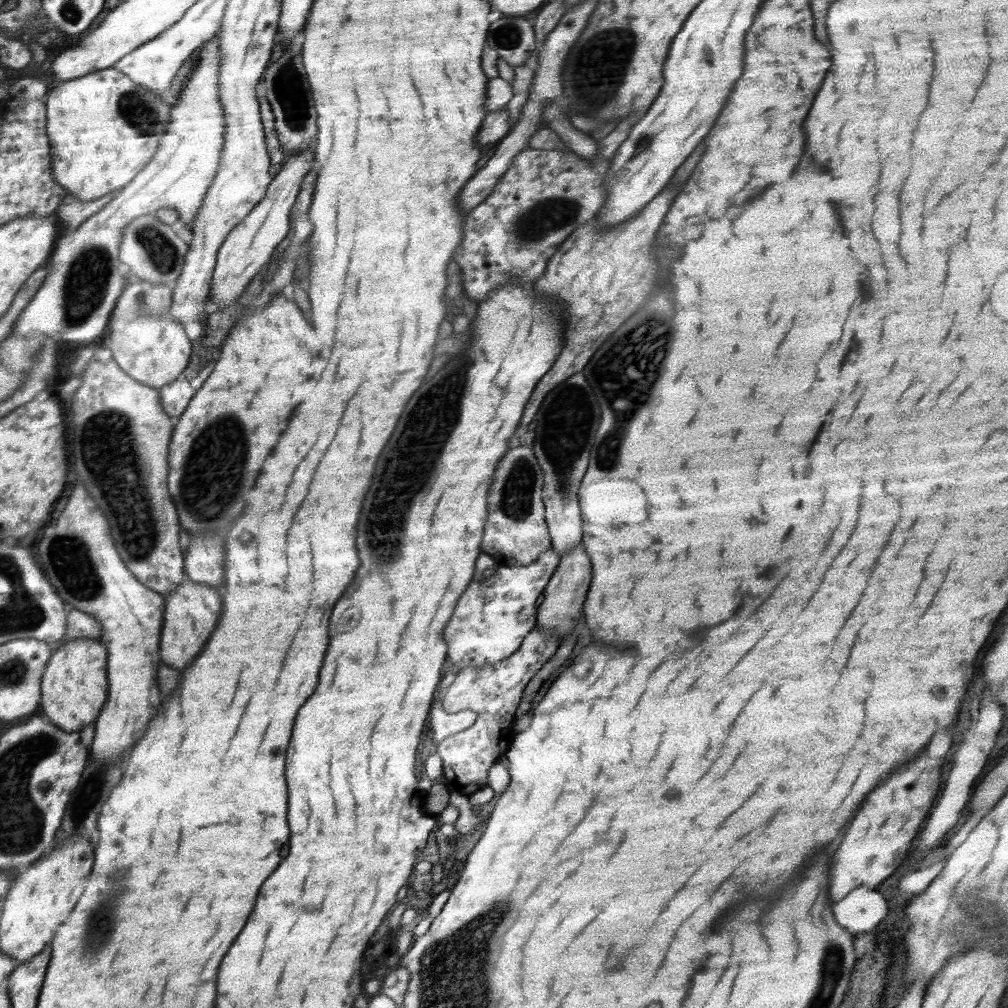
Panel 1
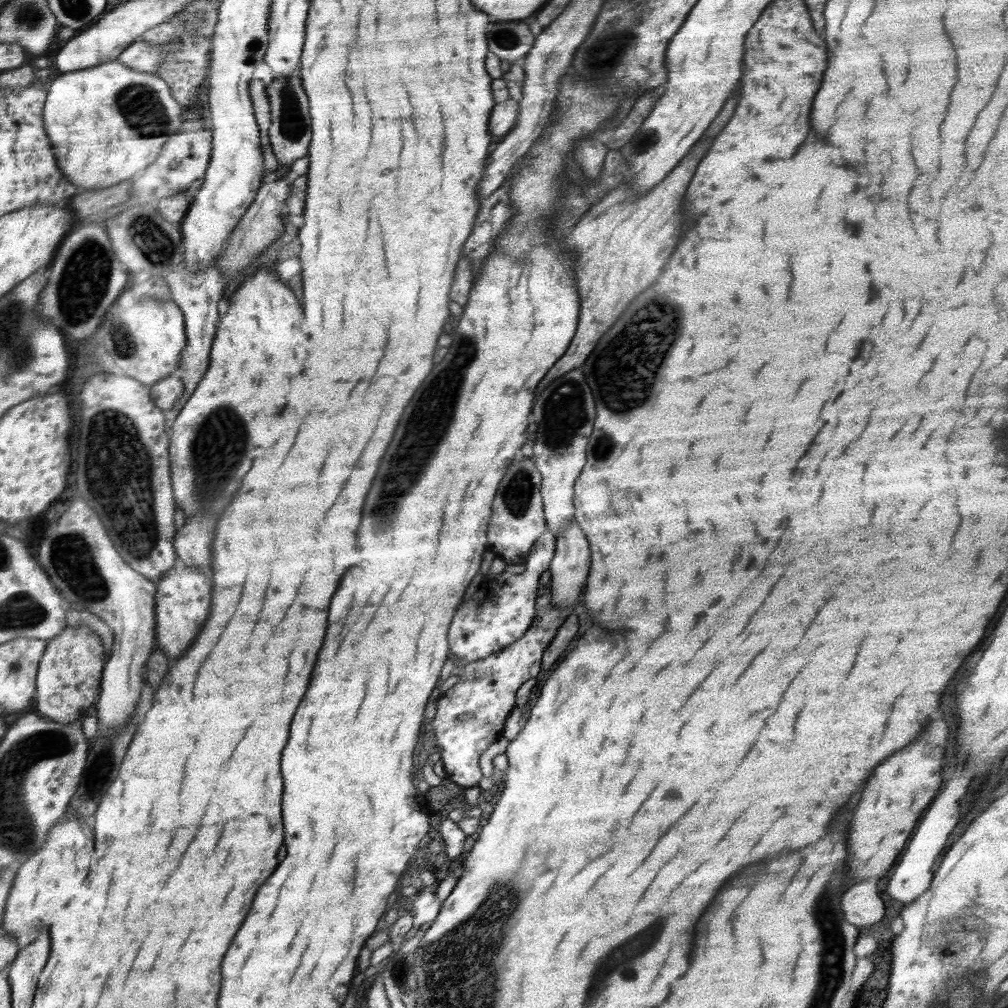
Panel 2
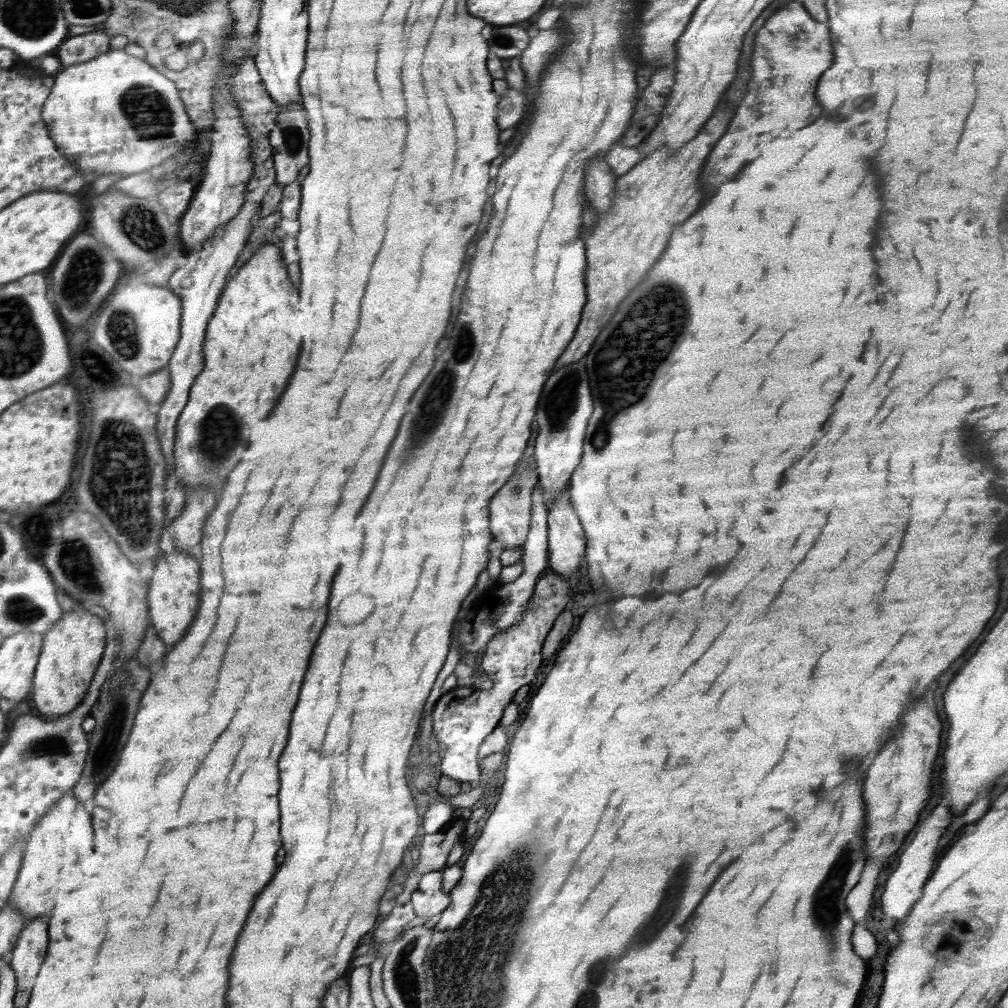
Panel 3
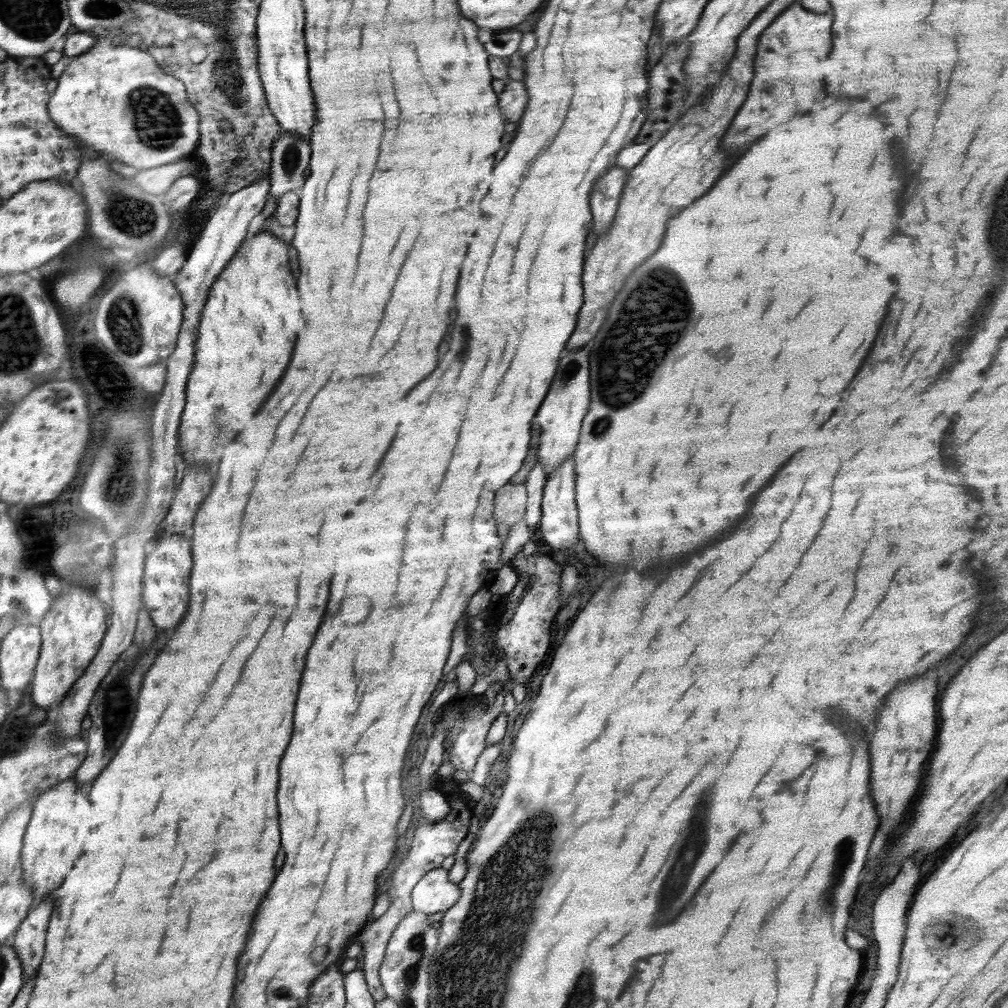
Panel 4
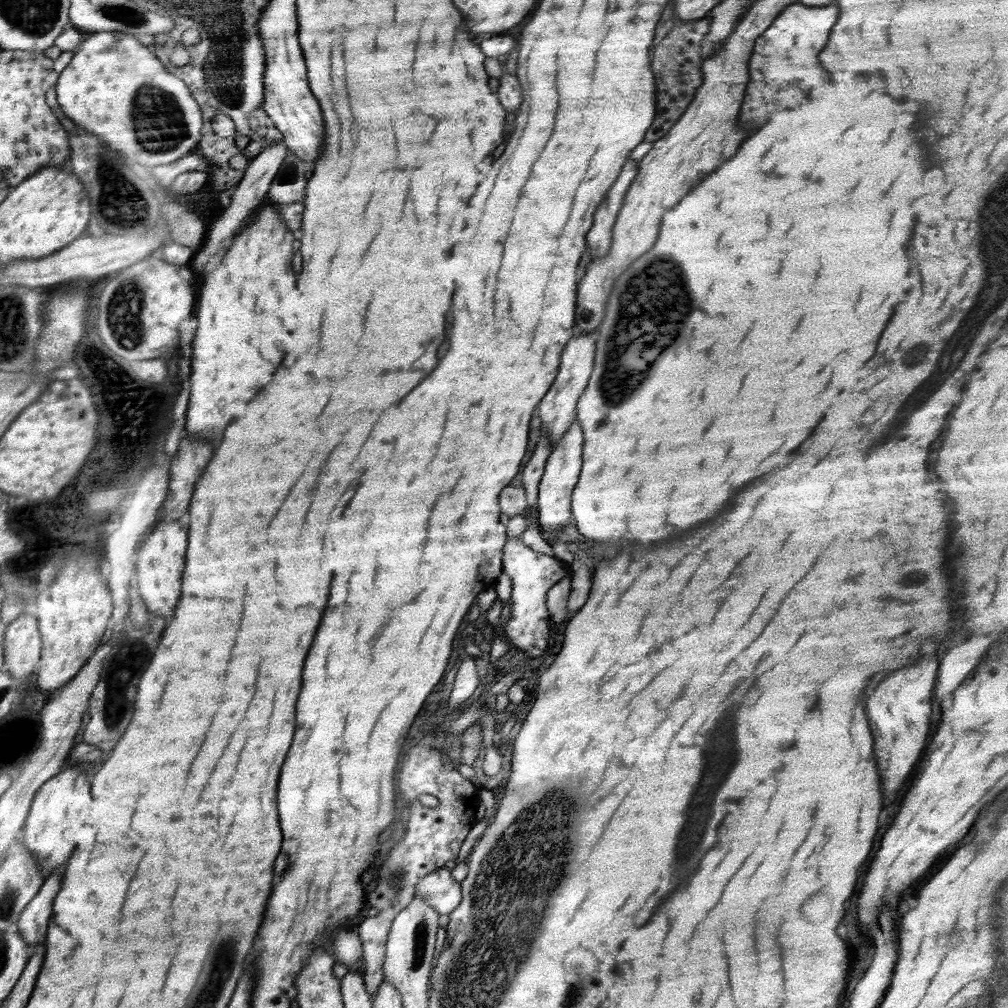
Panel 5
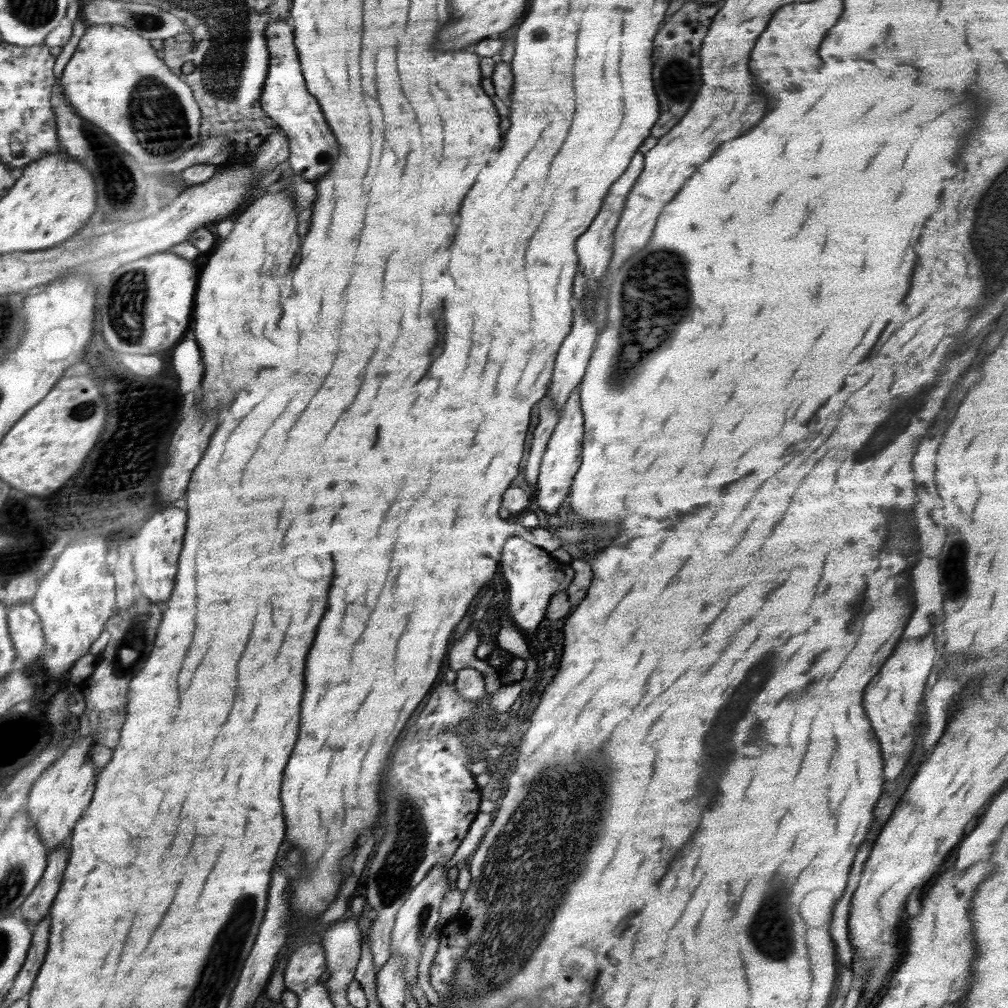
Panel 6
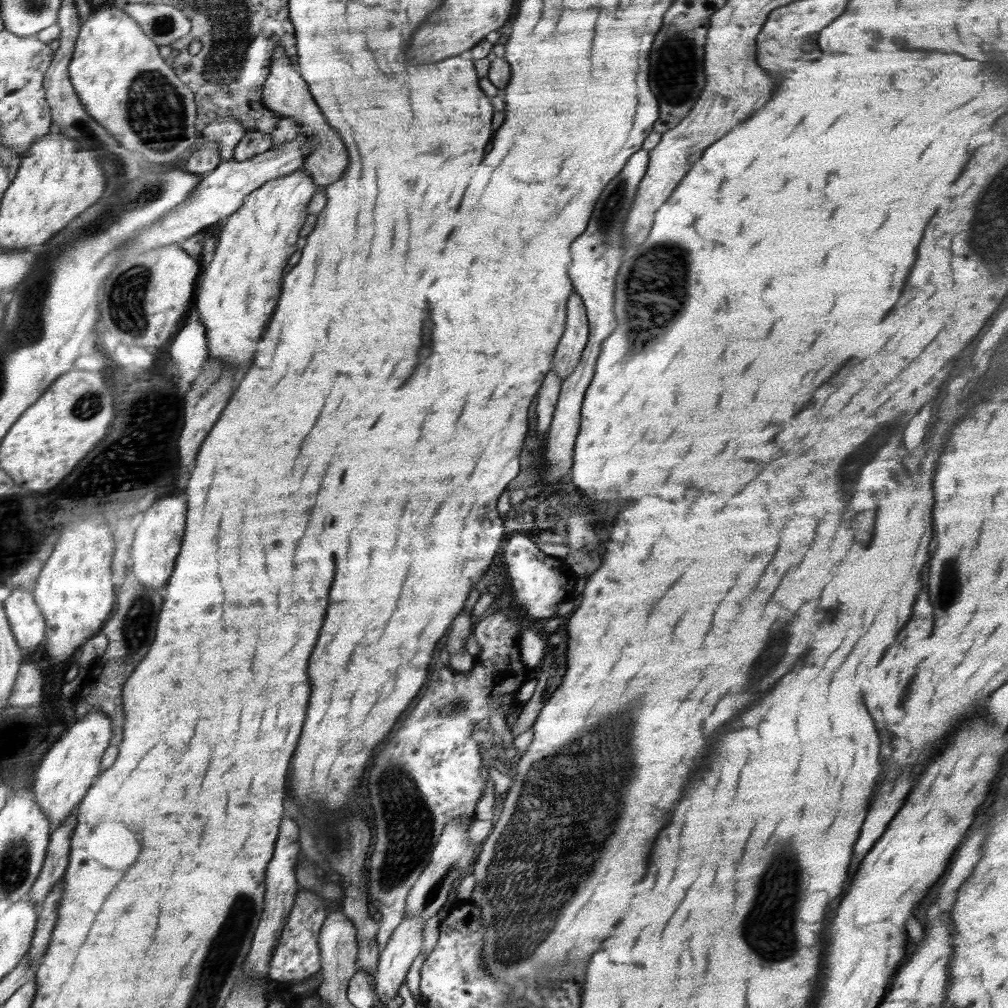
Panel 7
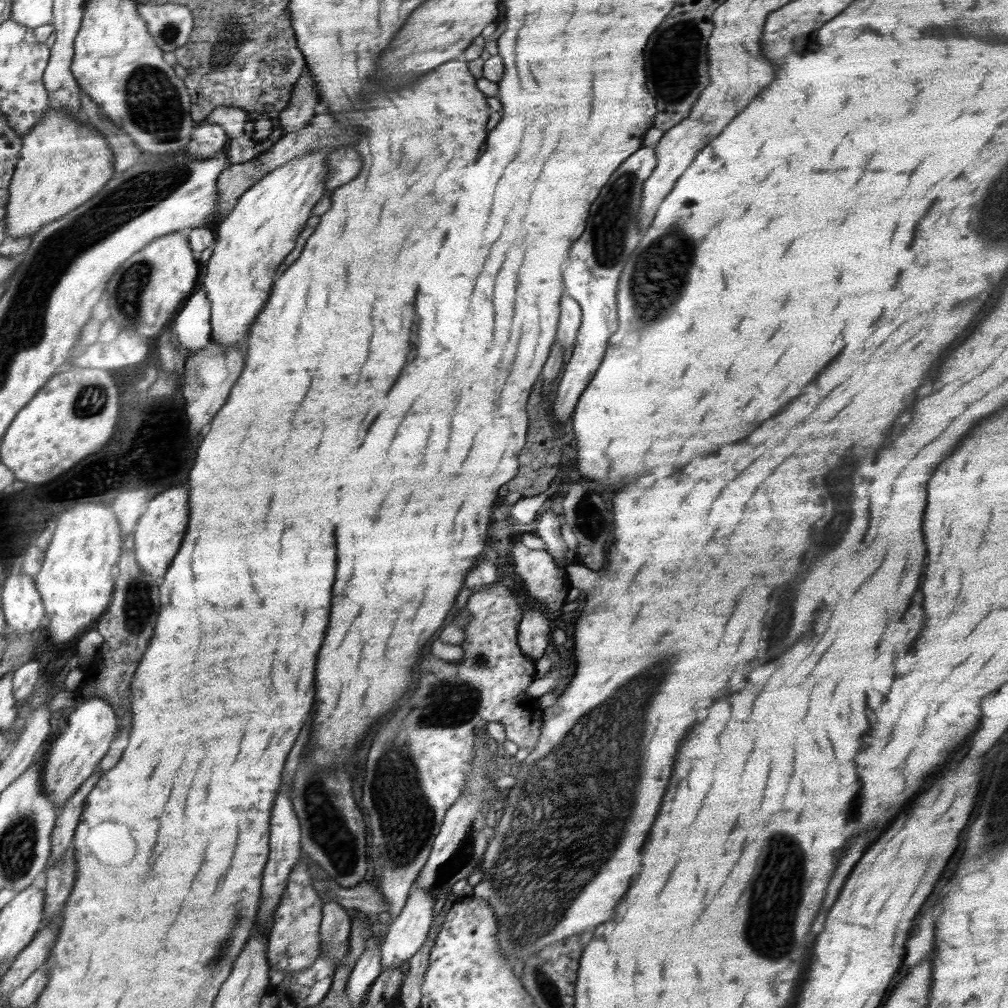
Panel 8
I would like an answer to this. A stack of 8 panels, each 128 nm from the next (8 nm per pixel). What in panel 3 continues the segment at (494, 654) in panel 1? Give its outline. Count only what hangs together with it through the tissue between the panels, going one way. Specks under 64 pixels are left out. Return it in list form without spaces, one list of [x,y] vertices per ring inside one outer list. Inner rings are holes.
[[[540,484],[534,487],[532,491],[532,519],[530,519],[530,530],[528,531],[526,542],[523,544],[522,553],[524,556],[521,558],[521,563],[523,564],[522,574],[516,578],[513,582],[501,583],[495,582],[493,585],[489,586],[486,591],[478,596],[478,604],[470,609],[470,612],[460,620],[456,622],[456,628],[454,628],[454,640],[458,642],[460,648],[464,648],[466,652],[478,652],[482,648],[487,648],[487,644],[499,633],[504,632],[507,628],[512,627],[518,621],[522,621],[523,614],[525,613],[526,607],[528,606],[528,601],[532,598],[532,593],[535,591],[535,584],[537,580],[541,577],[544,572],[549,570],[548,566],[548,556],[549,556],[549,542],[548,542],[548,510],[549,508],[544,505],[544,497],[542,497],[542,489],[540,489]]]

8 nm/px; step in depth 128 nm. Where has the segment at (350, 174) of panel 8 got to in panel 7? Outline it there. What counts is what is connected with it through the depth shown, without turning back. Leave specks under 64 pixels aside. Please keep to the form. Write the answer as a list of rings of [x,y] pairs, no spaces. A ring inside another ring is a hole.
[[[284,48],[275,49],[271,56],[271,65],[270,74],[261,92],[261,103],[281,118],[295,120],[300,125],[300,133],[307,134],[314,141],[314,148],[307,154],[301,169],[305,170],[317,185],[327,187],[344,174],[344,168],[348,166],[348,152],[340,136],[336,136],[336,132],[330,128],[319,106],[314,102],[308,83],[294,70]]]

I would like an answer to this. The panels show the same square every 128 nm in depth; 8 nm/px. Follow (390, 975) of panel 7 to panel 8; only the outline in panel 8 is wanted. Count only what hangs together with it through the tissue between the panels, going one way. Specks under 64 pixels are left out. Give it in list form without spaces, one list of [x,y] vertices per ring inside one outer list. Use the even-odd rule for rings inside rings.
[[[416,883],[411,886],[404,908],[396,917],[396,920],[393,920],[386,928],[387,933],[384,939],[381,940],[382,971],[400,969],[406,960],[410,960],[420,950],[429,934],[430,925],[435,918],[432,915],[432,908],[435,902],[436,900],[430,896],[429,890],[422,890]]]

